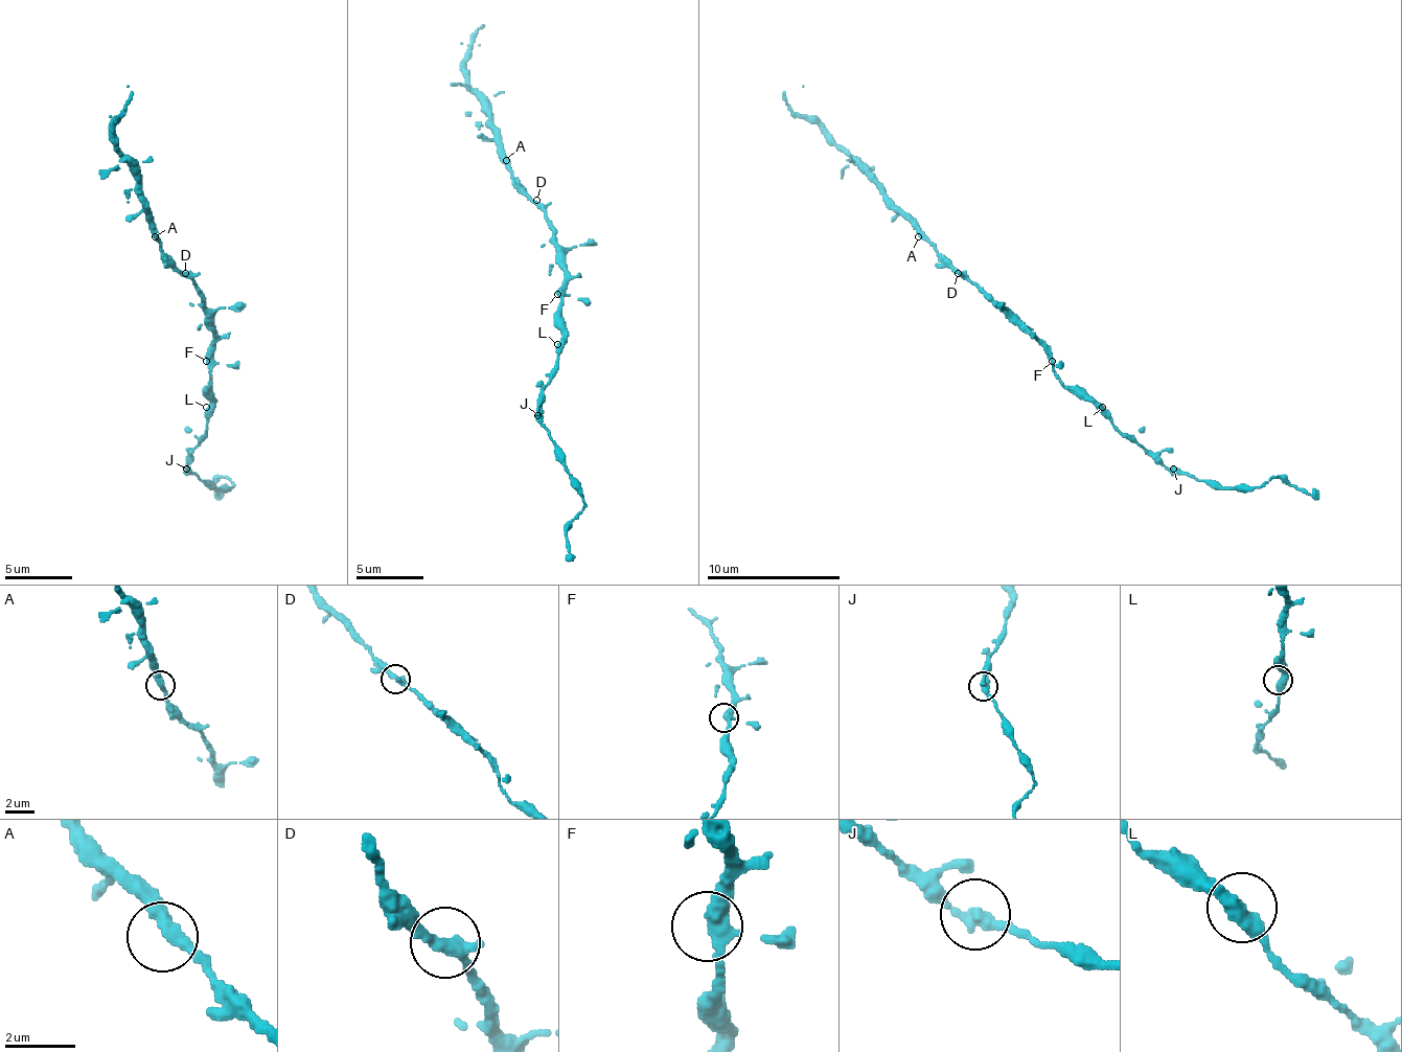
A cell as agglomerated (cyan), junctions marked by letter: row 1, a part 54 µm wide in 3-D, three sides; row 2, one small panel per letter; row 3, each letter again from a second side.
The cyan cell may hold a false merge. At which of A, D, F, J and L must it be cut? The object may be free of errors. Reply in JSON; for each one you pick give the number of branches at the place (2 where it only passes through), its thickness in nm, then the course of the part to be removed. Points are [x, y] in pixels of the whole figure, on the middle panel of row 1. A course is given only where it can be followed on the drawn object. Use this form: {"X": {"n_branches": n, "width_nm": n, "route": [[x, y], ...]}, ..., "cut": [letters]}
{"cut": []}

